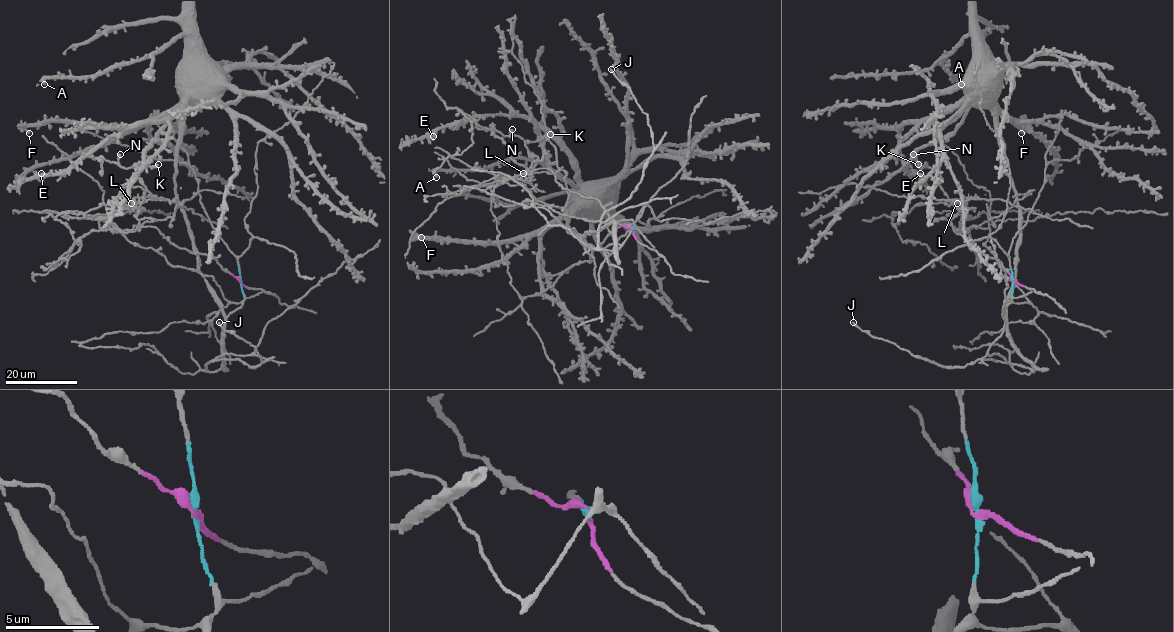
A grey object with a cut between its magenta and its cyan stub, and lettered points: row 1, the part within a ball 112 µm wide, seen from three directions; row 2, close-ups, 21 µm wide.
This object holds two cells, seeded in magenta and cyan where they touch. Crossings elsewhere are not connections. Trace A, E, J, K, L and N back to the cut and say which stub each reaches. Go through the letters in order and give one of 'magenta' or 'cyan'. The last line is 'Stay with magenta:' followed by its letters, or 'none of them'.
A: cyan
E: cyan
J: cyan
K: magenta
L: magenta
N: magenta
Stay with magenta: K, L, N

